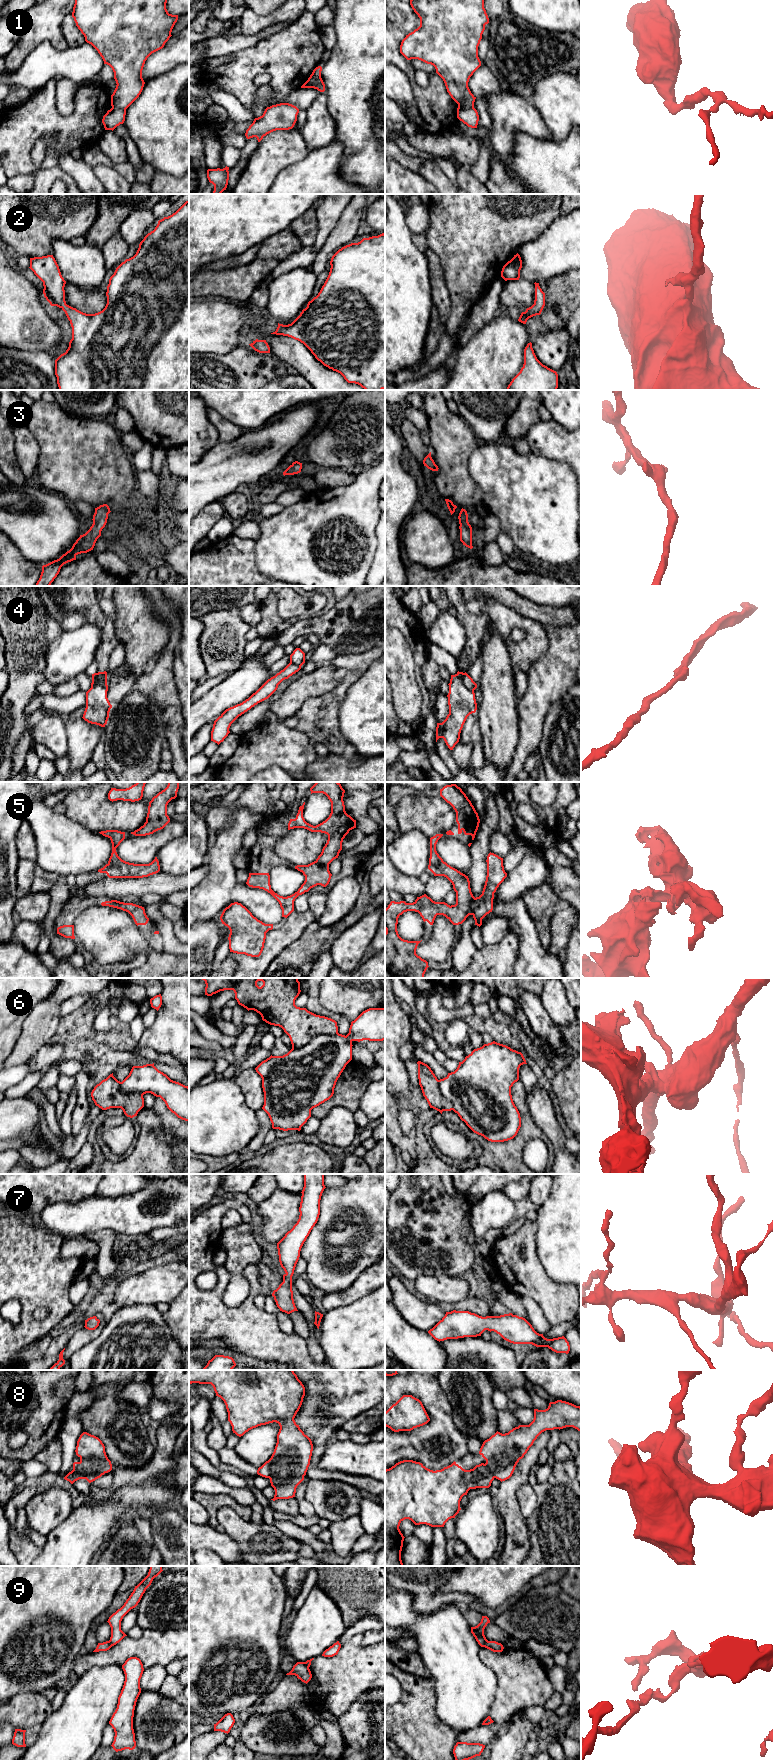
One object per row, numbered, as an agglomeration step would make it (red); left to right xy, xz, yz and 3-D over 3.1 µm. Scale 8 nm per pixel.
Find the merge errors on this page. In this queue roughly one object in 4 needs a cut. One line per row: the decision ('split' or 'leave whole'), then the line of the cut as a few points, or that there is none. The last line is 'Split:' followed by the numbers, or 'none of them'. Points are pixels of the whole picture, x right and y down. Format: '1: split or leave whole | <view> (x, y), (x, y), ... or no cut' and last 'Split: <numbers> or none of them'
1: split | yz (458, 105), (473, 107)
2: leave whole | no cut
3: leave whole | no cut
4: split | yz (463, 673), (463, 684), (473, 691)
5: leave whole | no cut
6: split | xz (337, 1032), (334, 1034), (317, 1035), (301, 1046), (292, 1047)
7: leave whole | no cut
8: leave whole | no cut
9: split | yz (487, 1640), (482, 1646)
Split: 1, 4, 6, 9

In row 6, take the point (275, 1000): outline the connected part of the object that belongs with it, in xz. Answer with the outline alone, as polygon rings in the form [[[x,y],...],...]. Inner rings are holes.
[[[200,978],[205,981],[205,995],[212,996],[220,991],[233,990],[238,1004],[259,1013],[262,1020],[281,1027],[289,1036],[292,1047],[302,1047],[318,1035],[335,1035],[338,1033],[337,1022],[331,1018],[316,1015],[306,1008],[295,1005],[299,996],[298,978]]]

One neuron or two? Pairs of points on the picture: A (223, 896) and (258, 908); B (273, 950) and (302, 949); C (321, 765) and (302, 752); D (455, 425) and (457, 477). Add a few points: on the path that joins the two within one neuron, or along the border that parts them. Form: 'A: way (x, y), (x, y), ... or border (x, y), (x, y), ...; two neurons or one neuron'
A: way (232, 896), (246, 896), (249, 899); one neuron
B: border (301, 934), (268, 967); two neurons
C: border (317, 756), (304, 771); two neurons
D: way (455, 438), (455, 464); one neuron

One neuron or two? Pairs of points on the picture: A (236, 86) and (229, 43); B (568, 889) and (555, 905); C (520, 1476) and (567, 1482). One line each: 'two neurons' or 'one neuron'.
A: two neurons
B: two neurons
C: two neurons

